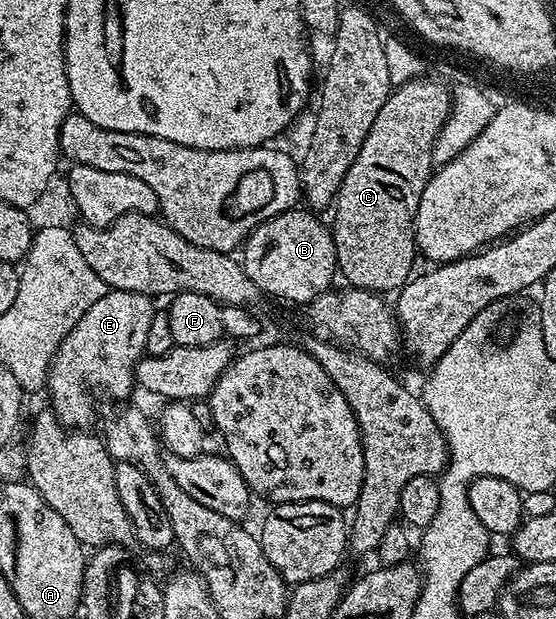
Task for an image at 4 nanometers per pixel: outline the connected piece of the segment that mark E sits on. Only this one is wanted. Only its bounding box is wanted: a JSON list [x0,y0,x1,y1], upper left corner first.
[46,289,156,431]

